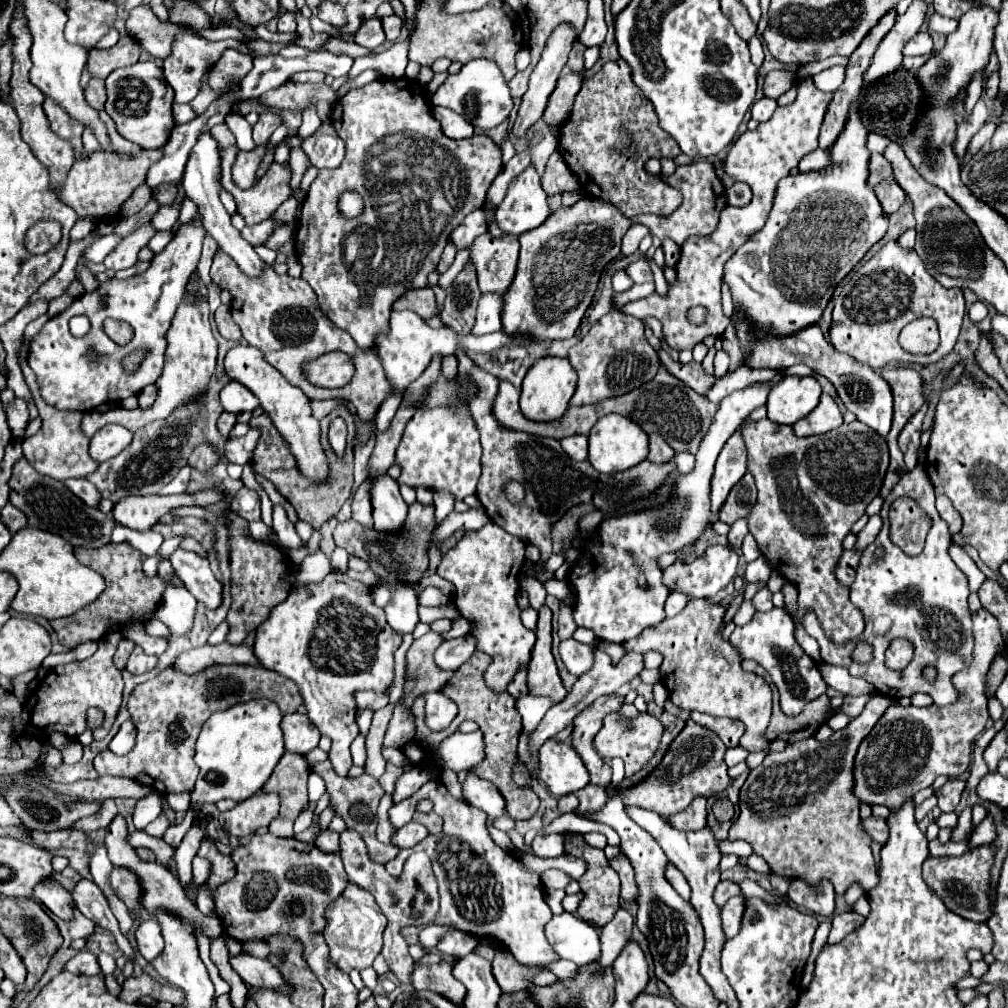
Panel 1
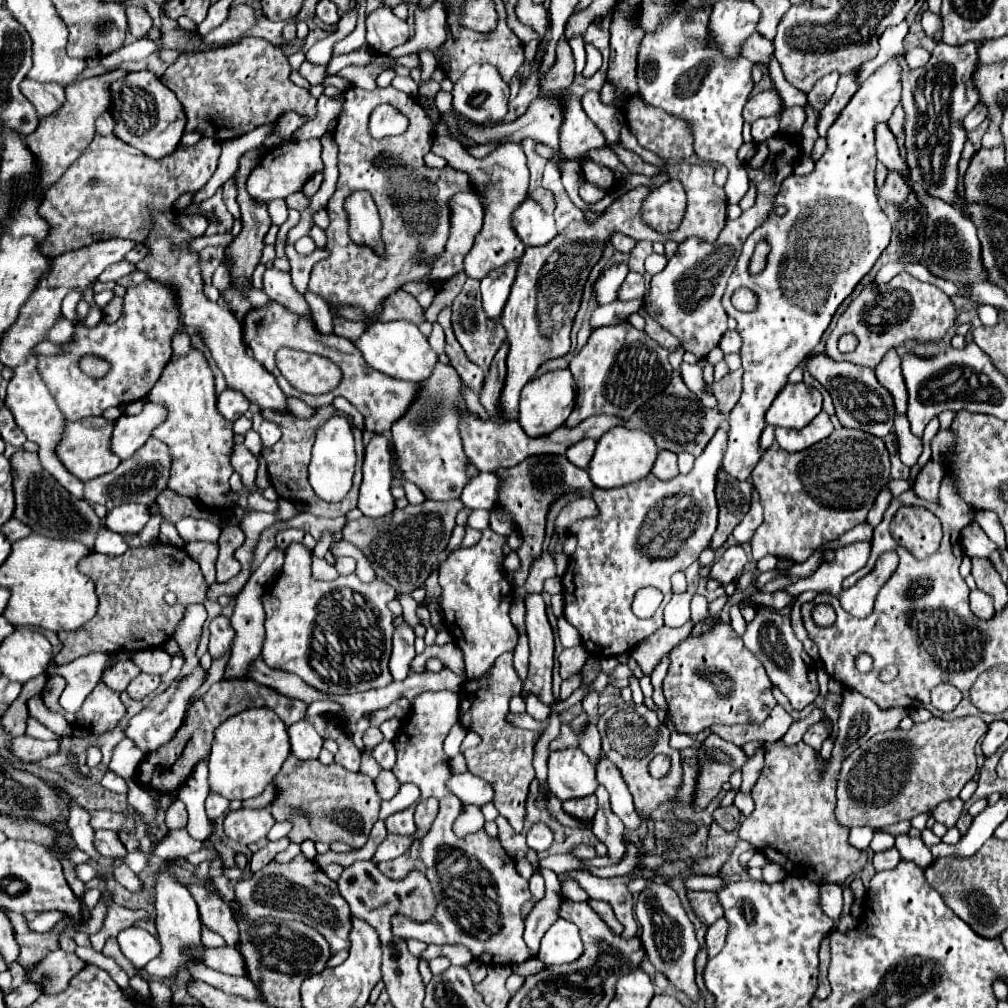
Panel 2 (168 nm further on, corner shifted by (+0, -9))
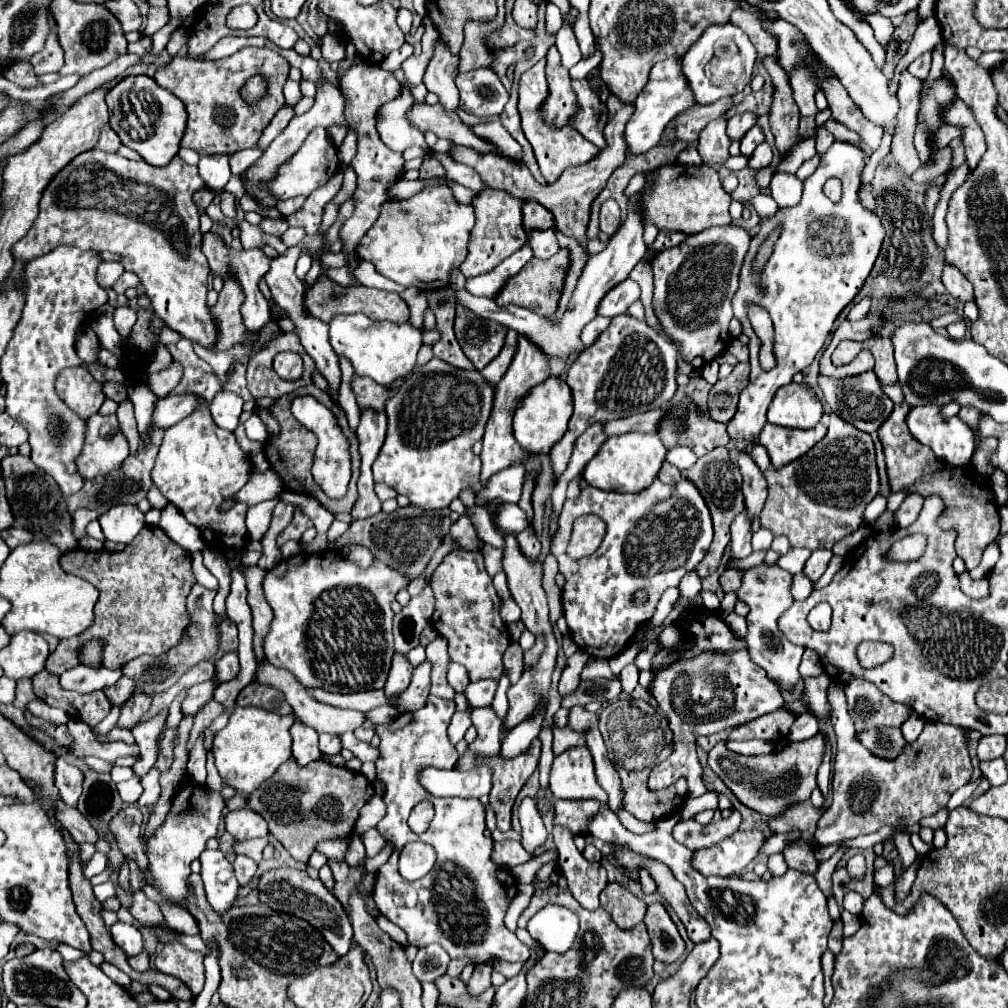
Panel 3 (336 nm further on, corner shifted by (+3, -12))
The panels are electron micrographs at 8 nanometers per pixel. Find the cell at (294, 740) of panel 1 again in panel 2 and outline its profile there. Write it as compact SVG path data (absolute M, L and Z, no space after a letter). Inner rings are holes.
M304 719L288 727L288 737L292 745L292 755L298 759L318 759L322 749L322 737L316 729Z

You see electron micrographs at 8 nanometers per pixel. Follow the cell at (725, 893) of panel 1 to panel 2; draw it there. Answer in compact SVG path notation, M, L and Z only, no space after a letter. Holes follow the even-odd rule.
M688 891L688 899L694 905L694 911L698 913L700 921L704 925L716 923L720 917L724 917L724 907L718 901L716 893L710 891Z

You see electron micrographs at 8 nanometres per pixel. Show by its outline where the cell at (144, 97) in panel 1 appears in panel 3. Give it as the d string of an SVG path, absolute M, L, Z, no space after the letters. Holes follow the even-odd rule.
M127 76L107 94L107 106L111 114L111 128L121 142L139 152L151 166L165 166L179 152L179 142L185 132L187 112L183 102L157 86L149 76Z

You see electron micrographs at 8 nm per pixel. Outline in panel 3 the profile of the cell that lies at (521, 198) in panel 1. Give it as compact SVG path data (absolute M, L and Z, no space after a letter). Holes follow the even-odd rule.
M551 228L549 230L535 230L533 234L529 234L529 244L533 246L533 254L541 260L547 260L559 252L559 244L557 244L555 232Z

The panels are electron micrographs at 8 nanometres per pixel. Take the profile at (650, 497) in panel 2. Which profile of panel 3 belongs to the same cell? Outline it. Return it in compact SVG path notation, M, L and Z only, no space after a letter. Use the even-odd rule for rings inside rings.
M655 480L647 490L637 494L605 492L593 486L583 486L575 500L565 500L561 512L561 530L557 530L550 544L550 552L559 562L559 572L565 576L563 612L573 640L581 646L581 650L595 658L617 656L623 648L629 646L629 642L635 638L635 632L645 624L645 620L649 620L655 614L661 594L669 586L677 586L687 572L695 570L695 566L707 554L711 538L713 524L709 508L705 506L705 500L701 498L699 490L689 480L681 480L677 486L665 486L663 482ZM583 514L597 514L607 524L607 536L603 544L597 548L597 552L579 560L571 560L565 550L571 538L573 522ZM639 588L649 590L649 602L641 606L631 602L633 590Z

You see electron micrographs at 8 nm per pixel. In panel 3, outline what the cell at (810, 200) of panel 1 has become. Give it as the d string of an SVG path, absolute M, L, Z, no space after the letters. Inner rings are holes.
M835 140L833 146L821 156L819 168L803 182L801 202L793 208L779 210L771 220L761 220L761 232L755 238L751 238L751 246L741 268L739 290L733 296L735 318L743 324L743 332L751 338L751 380L747 388L741 392L737 414L727 424L731 438L737 440L737 450L745 450L747 446L755 444L761 426L765 426L767 422L765 414L775 392L781 386L789 384L793 374L801 372L815 360L817 352L823 348L833 328L833 322L863 288L865 278L873 268L873 262L877 260L881 242L885 238L885 228L875 212L861 206L857 194L865 158L867 156L859 148ZM829 178L839 178L843 182L843 198L837 204L833 204L821 190ZM777 226L781 226L781 234L773 246L773 254L769 256L765 268L757 272L751 266L753 256L757 254L763 240L769 238L769 234ZM783 298L785 310L775 312L779 304L783 306ZM749 304L765 308L775 326L773 348L777 356L777 366L771 372L763 372L759 366L761 340L749 324Z

